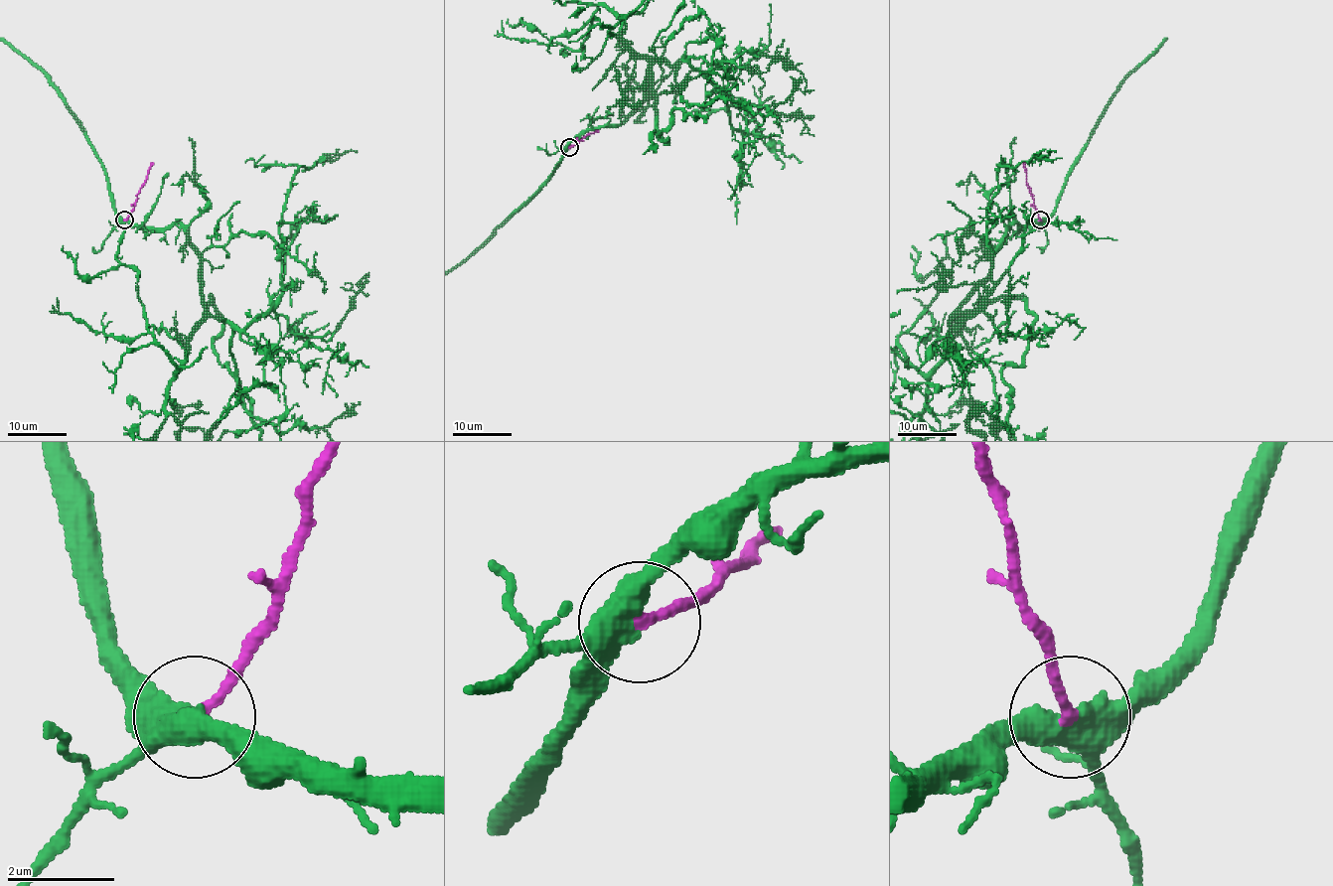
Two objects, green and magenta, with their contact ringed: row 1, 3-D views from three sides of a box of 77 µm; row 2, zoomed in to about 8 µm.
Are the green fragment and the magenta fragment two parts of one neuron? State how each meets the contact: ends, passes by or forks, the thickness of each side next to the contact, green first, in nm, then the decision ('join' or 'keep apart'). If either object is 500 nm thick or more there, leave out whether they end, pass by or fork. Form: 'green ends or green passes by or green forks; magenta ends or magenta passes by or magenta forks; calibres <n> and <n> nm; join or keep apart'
calibres 500 and 200 nm; keep apart

